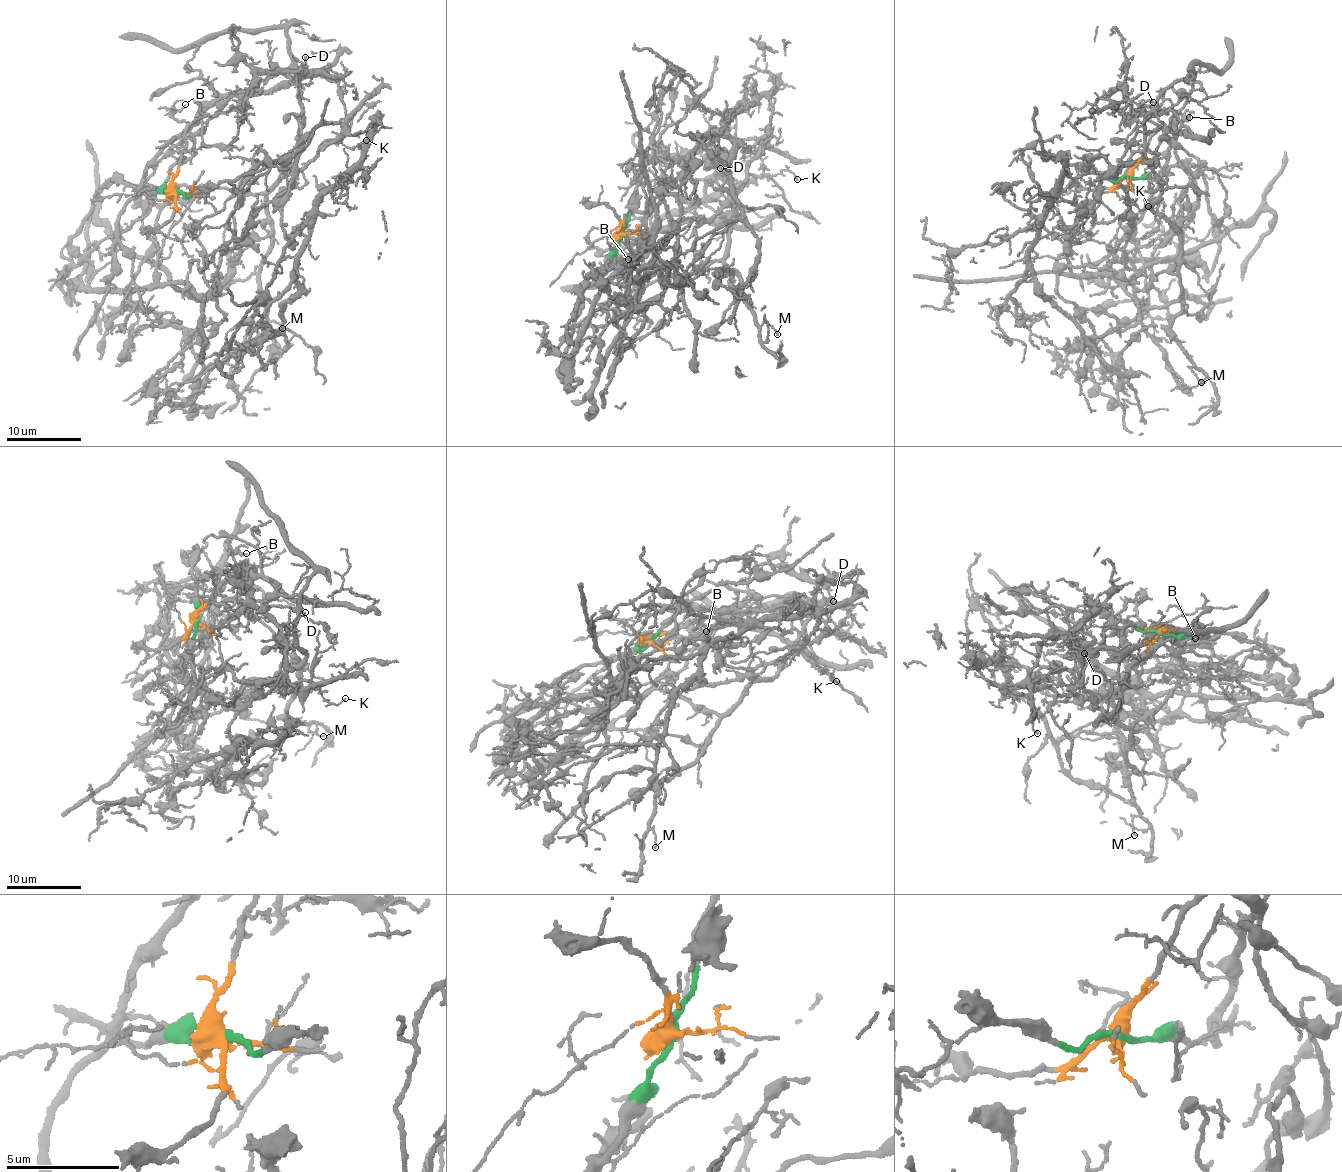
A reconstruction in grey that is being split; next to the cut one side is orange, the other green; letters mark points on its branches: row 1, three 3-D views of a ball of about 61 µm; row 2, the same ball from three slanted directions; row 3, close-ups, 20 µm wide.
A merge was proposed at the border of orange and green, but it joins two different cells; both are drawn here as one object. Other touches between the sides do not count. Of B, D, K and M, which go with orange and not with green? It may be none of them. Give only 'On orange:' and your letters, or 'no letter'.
On orange: B, D, K, M

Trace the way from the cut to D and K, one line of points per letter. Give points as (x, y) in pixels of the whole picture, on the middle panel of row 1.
D: (622, 235), (646, 234), (651, 207), (674, 179), (712, 176), (718, 167), (707, 147), (721, 169)
K: (622, 235), (646, 234), (674, 179), (719, 172), (736, 274), (697, 269), (693, 230), (745, 173), (796, 179)

